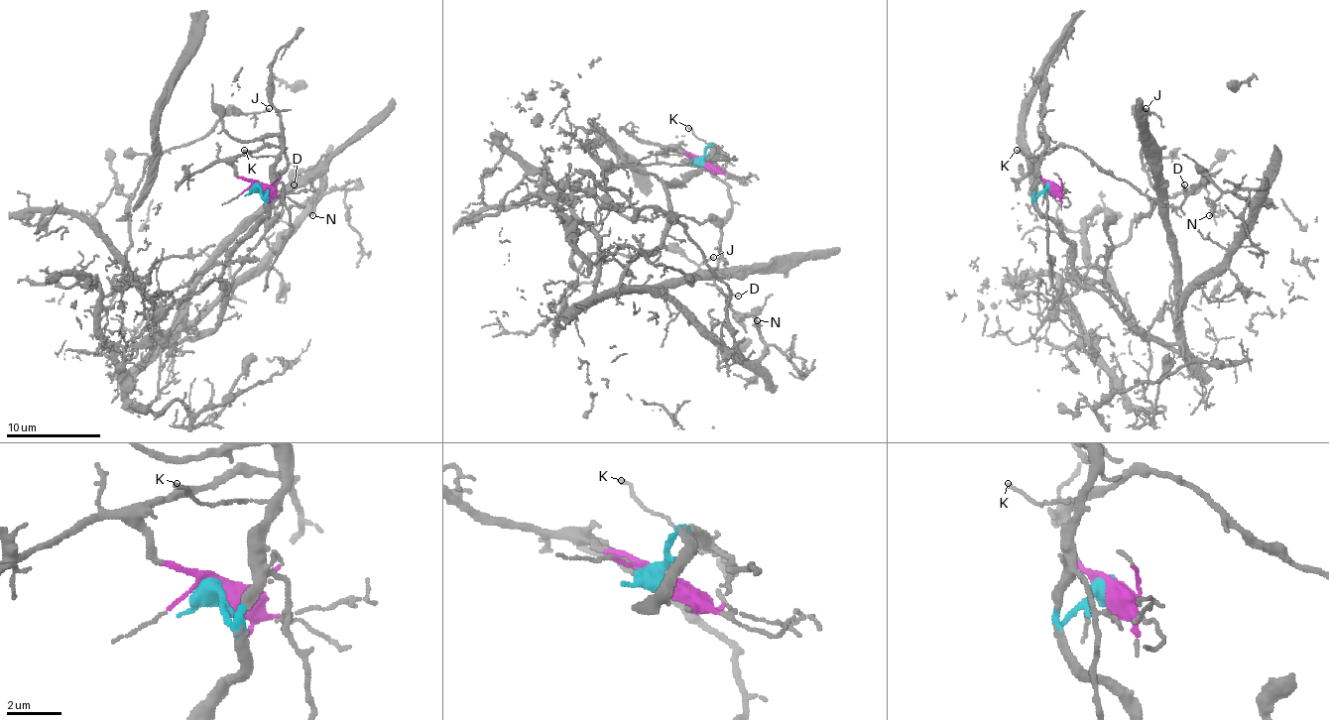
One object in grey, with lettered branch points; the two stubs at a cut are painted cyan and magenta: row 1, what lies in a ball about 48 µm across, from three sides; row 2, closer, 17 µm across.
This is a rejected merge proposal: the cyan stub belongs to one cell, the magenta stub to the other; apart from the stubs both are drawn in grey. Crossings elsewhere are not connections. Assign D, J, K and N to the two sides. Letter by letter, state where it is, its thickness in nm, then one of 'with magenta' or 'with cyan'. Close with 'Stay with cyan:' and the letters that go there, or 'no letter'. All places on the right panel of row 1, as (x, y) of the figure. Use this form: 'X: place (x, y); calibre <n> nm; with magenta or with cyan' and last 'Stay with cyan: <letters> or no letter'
D: place (1184, 184); calibre 100 nm; with magenta
J: place (1146, 108); calibre 170 nm; with cyan
K: place (1017, 150); calibre 100 nm; with cyan
N: place (1209, 215); calibre 130 nm; with cyan
Stay with cyan: J, K, N

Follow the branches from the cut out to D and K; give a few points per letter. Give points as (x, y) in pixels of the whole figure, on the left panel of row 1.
D: (260, 183), (241, 179), (232, 162), (246, 153), (279, 146), (287, 167), (270, 204), (275, 206), (294, 185)
K: (260, 183), (260, 192), (265, 192), (275, 160), (268, 155), (253, 157), (244, 150)

